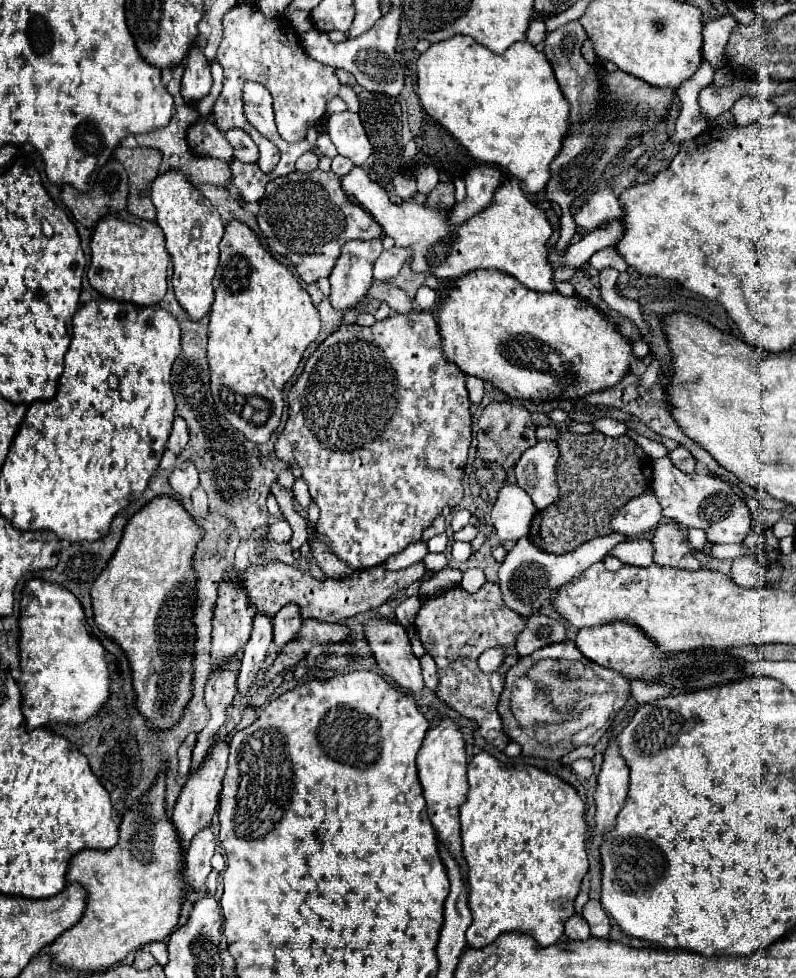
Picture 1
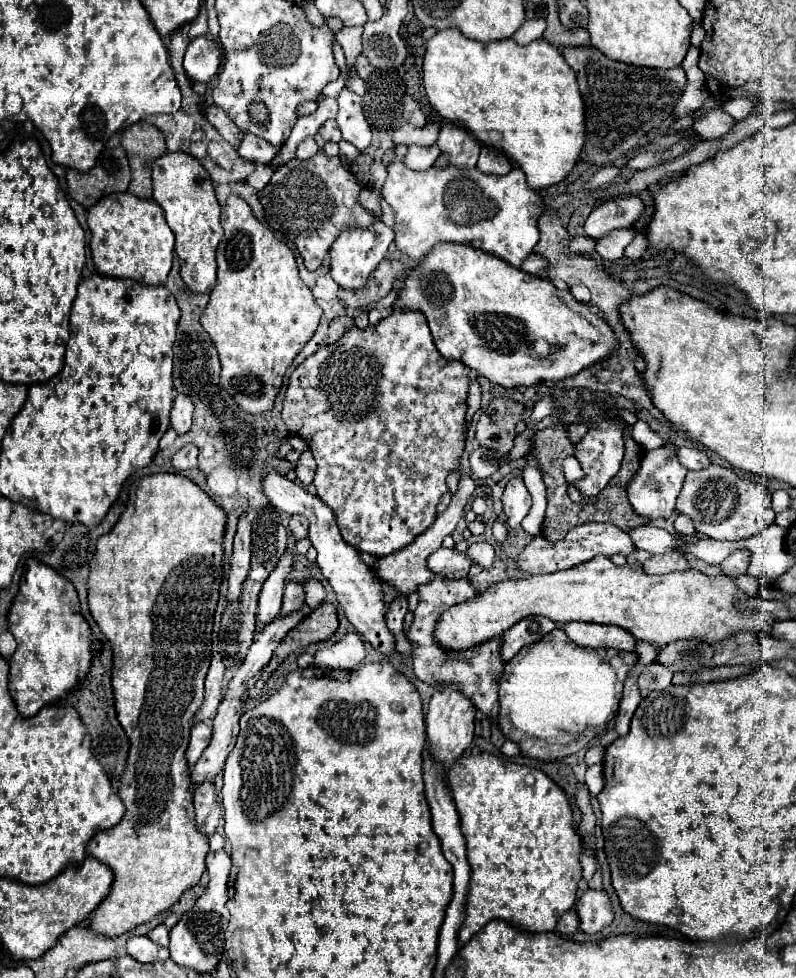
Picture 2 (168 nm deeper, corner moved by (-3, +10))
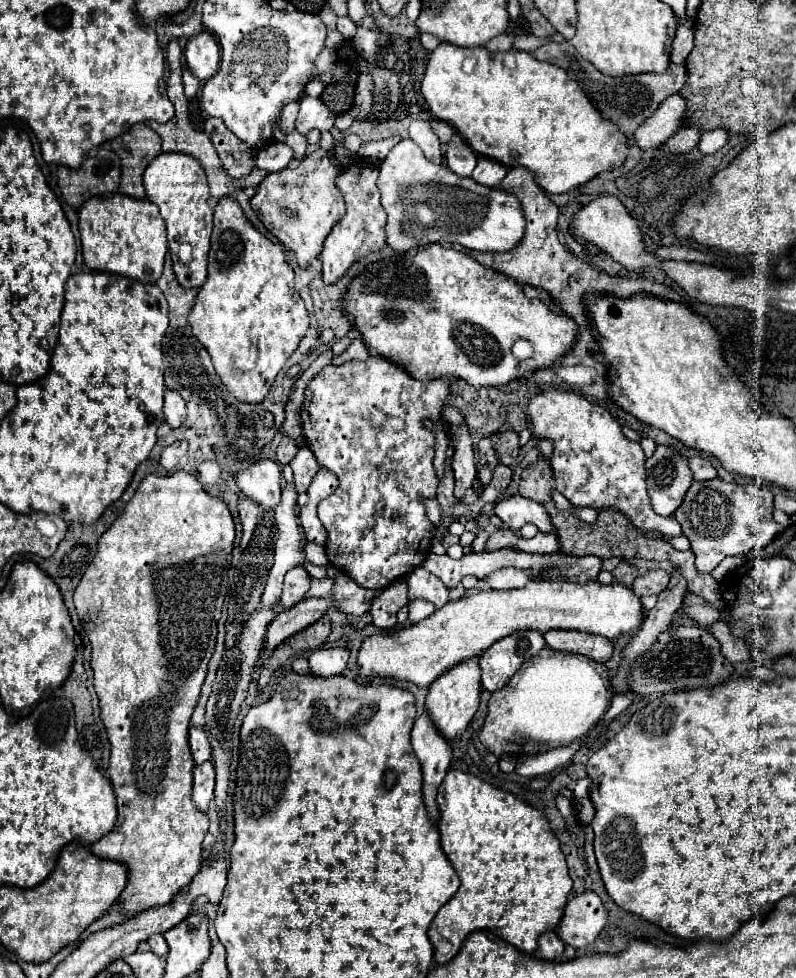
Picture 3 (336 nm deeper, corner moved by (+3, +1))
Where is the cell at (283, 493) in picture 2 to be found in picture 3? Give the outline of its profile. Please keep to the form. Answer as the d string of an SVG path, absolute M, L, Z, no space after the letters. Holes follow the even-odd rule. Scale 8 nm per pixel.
M264 459L236 473L234 479L246 497L258 501L262 509L274 509L280 501L280 477L280 467L274 461Z

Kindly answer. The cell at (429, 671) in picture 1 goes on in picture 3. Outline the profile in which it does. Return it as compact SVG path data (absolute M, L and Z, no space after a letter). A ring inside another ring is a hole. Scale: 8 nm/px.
M392 583L380 597L372 599L368 613L376 627L396 627L396 613L408 603L408 583Z

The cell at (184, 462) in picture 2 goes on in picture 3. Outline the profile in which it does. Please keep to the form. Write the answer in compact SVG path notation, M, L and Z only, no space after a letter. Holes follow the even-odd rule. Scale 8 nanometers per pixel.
M174 441L172 445L168 445L168 447L162 451L162 455L160 455L160 465L162 465L166 471L172 471L172 469L180 463L180 459L186 455L186 449L188 449L186 441Z

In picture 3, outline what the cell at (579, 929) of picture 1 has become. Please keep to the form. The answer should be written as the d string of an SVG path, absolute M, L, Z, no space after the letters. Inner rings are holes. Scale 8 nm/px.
M554 931L550 933L544 933L538 941L538 949L534 953L534 957L538 959L546 959L546 961L556 961L562 957L562 951L564 951L564 943L556 937Z

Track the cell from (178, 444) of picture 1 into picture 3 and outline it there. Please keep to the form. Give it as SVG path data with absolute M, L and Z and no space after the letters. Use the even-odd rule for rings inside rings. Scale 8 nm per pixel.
M168 389L166 395L164 395L164 419L166 419L166 423L172 429L178 427L178 425L182 425L182 421L186 419L186 403L172 389Z

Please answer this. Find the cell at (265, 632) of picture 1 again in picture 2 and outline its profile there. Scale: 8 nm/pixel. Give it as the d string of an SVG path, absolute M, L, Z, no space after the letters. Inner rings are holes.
M284 554L278 566L272 570L268 580L262 586L260 598L258 598L258 624L256 630L260 632L266 624L270 624L274 618L278 618L282 608L282 592L284 592L284 580L292 568L292 554Z

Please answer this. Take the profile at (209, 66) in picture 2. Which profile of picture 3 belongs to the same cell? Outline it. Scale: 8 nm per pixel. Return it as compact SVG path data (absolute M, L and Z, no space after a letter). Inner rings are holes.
M200 31L188 39L186 45L186 63L194 77L200 81L210 79L220 65L220 47L216 37L210 31Z

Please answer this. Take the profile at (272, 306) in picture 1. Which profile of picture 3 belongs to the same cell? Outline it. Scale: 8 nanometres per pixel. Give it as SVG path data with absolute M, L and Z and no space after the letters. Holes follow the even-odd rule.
M222 197L214 207L214 233L210 245L208 279L198 289L194 307L188 315L188 323L192 325L198 341L210 353L214 369L226 389L240 401L258 403L268 395L278 371L296 351L300 339L310 327L310 317L306 313L304 301L294 289L294 271L288 265L282 247L272 243L250 225L234 197Z

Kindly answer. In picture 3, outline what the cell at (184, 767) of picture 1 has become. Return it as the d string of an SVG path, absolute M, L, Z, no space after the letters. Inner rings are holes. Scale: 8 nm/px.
M190 727L190 749L196 765L210 759L210 741L202 727Z

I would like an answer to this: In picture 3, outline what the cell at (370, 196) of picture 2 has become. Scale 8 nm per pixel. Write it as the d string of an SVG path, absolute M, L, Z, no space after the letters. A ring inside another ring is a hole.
M356 163L338 173L334 183L340 189L340 193L344 195L346 215L332 227L330 235L324 241L322 253L318 257L322 261L324 283L338 281L356 259L366 257L368 253L376 253L378 249L384 247L386 213L380 205L380 193L376 187L376 179L378 179L378 165L370 165L370 163Z

